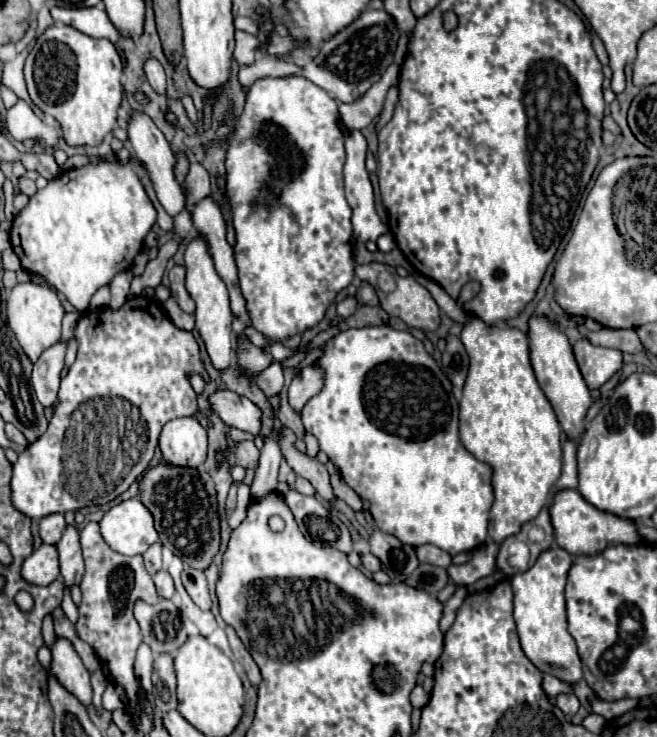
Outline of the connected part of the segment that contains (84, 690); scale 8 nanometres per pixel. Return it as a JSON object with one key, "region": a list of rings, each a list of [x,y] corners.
{"region":[[[56,638],[54,646],[52,646],[52,674],[82,704],[92,702],[90,672],[84,668],[84,664],[82,664],[78,652],[72,648],[70,640]]]}

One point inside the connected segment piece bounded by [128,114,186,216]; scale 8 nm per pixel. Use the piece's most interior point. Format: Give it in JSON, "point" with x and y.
{"point":[148,143]}

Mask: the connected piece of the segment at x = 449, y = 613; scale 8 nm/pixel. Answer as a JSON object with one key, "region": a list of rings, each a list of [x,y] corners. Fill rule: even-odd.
{"region":[[[458,586],[456,592],[454,592],[454,596],[444,604],[444,612],[442,612],[442,620],[440,620],[440,628],[442,628],[444,632],[452,626],[452,622],[454,622],[454,618],[456,618],[456,610],[458,610],[460,604],[464,602],[466,594],[468,594],[468,588]]]}

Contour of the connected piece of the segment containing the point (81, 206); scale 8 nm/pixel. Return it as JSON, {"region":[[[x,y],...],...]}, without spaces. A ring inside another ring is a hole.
{"region":[[[116,160],[86,164],[82,168],[64,170],[56,180],[50,180],[46,188],[38,190],[28,206],[12,222],[12,246],[22,262],[22,268],[48,280],[48,284],[62,294],[78,312],[90,306],[90,298],[102,286],[132,266],[134,256],[142,250],[144,238],[156,222],[156,210],[148,200],[142,182],[130,166],[122,166]]]}

